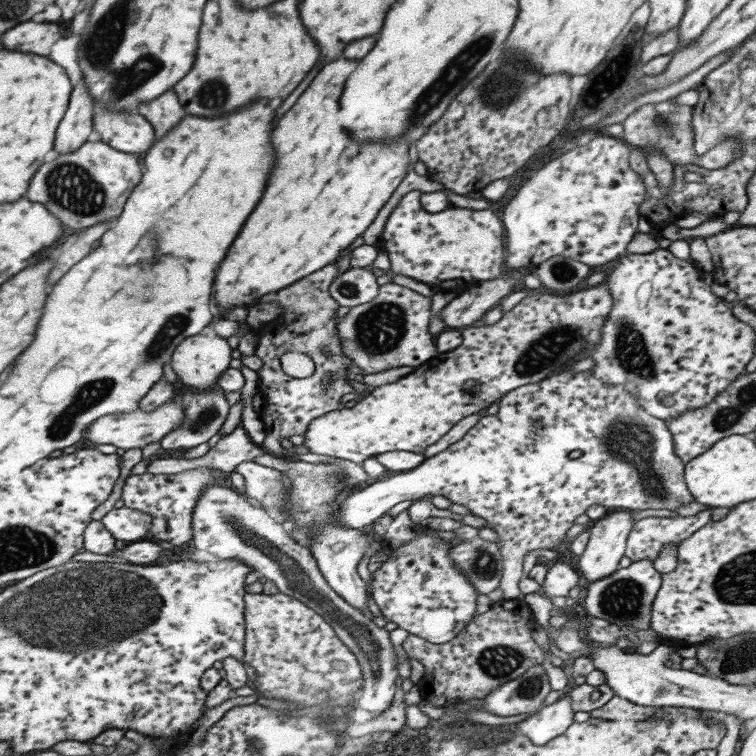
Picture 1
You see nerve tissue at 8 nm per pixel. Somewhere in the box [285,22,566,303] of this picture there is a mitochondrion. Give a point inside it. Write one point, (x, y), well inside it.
(461, 65)

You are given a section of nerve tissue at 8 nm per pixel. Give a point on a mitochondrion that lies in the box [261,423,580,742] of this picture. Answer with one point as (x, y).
(499, 661)

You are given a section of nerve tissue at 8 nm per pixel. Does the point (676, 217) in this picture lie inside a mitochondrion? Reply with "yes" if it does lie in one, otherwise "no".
no

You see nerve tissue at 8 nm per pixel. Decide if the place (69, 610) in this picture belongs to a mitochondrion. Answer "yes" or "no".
yes

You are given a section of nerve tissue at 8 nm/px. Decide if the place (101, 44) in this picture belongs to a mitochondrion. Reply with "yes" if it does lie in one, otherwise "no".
yes

